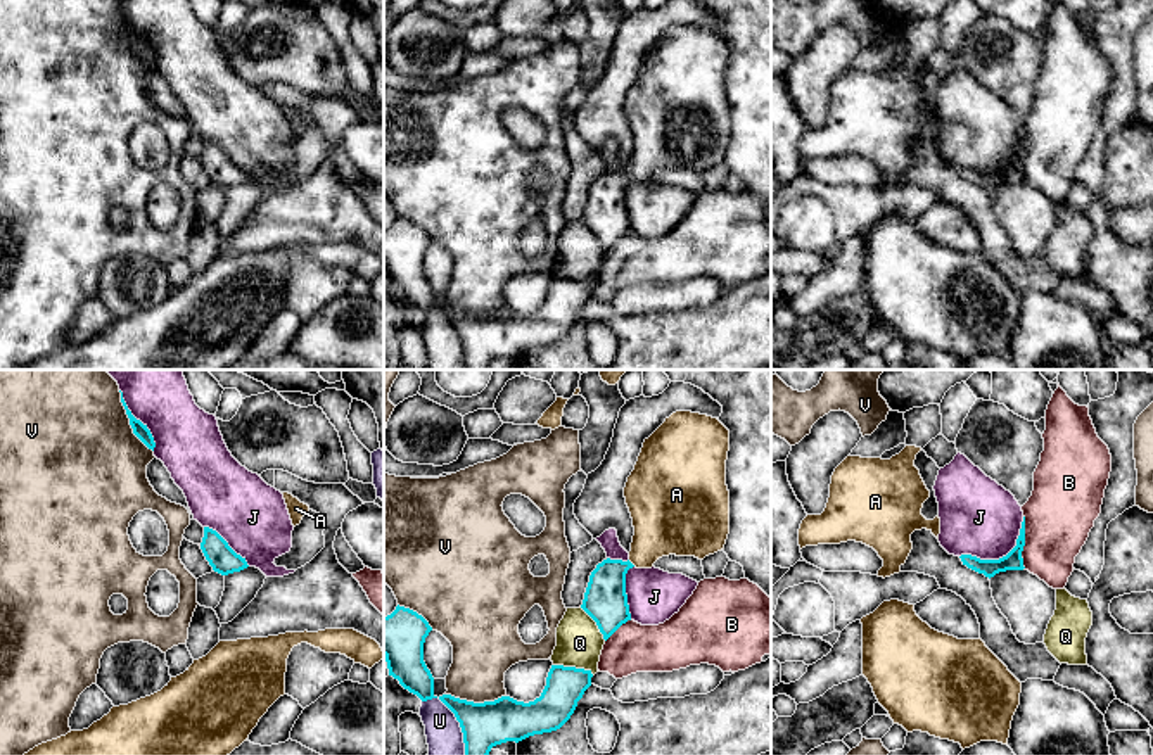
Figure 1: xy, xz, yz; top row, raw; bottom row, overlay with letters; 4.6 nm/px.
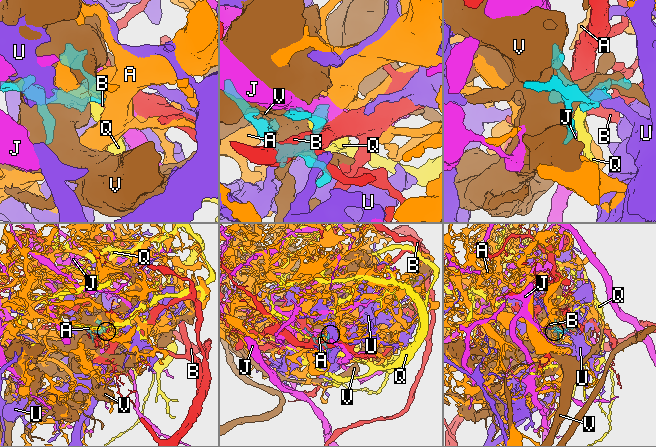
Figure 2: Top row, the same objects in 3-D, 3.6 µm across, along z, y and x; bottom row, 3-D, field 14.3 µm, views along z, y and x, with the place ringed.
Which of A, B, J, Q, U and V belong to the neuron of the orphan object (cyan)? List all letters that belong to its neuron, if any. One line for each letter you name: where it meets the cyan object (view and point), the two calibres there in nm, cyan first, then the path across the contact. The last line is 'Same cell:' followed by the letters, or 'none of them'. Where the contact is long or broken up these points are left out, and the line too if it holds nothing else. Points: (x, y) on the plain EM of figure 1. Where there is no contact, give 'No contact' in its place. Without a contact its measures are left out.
A: Touches cyan at xz (630, 175). Thickness 200 nm (cyan) against 300 nm. Path across: xz (605, 215), (607, 197), (630, 175), (666, 135)
Same cell: A

